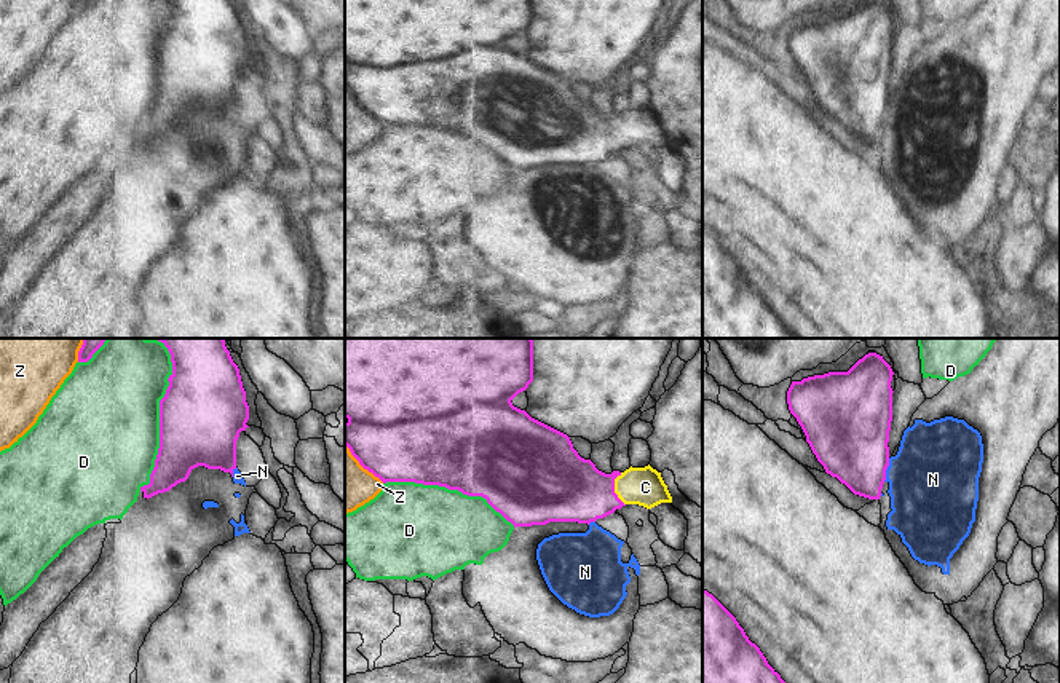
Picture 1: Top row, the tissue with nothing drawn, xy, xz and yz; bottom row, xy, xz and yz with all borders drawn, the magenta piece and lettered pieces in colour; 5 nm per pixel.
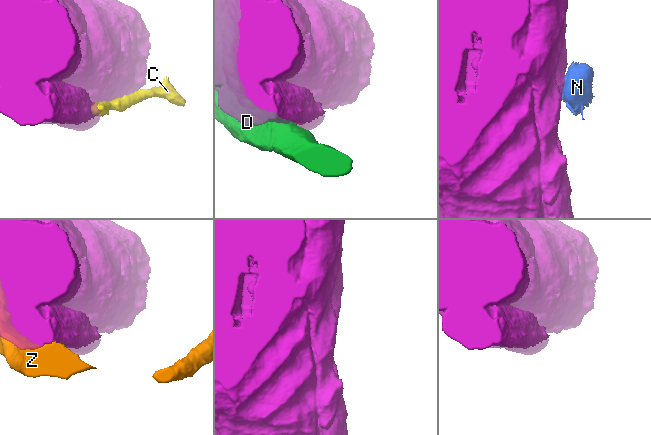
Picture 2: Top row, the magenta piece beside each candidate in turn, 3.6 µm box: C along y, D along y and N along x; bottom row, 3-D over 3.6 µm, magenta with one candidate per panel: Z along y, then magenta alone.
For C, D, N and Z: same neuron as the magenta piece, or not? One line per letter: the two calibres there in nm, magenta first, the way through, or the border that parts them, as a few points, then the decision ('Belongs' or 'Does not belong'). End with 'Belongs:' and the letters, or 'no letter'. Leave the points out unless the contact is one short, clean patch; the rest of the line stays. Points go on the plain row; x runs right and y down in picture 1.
C: Thickness 360 nm (magenta) against 190 nm. Path across: xz (564, 130), (613, 131), (645, 130). Belongs
D: Thickness 420 nm (magenta) against 500 nm. Does not belong
N: Thickness 400 nm (magenta) against 440 nm. Boundary: yz (889, 101), (883, 123). Does not belong
Z: Thickness 500 nm (magenta) against 260 nm. Does not belong
Belongs: C.

